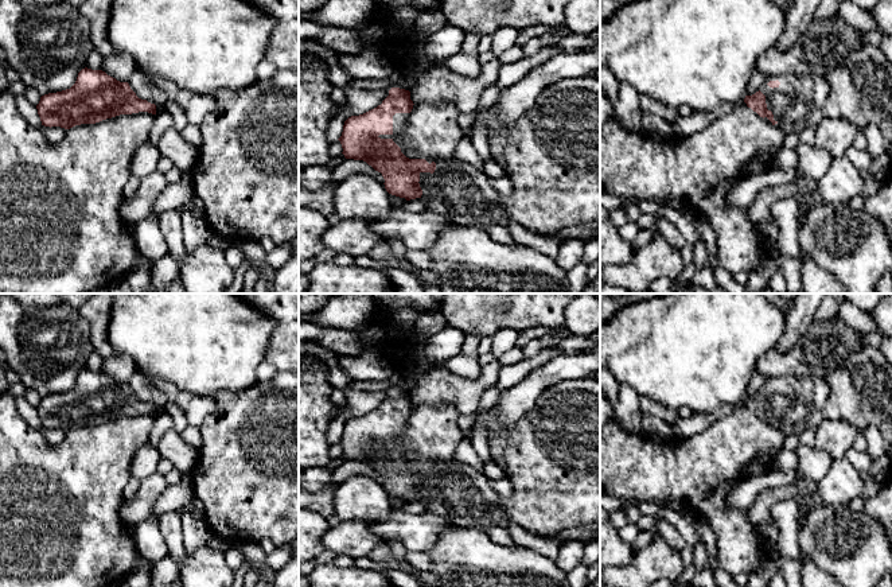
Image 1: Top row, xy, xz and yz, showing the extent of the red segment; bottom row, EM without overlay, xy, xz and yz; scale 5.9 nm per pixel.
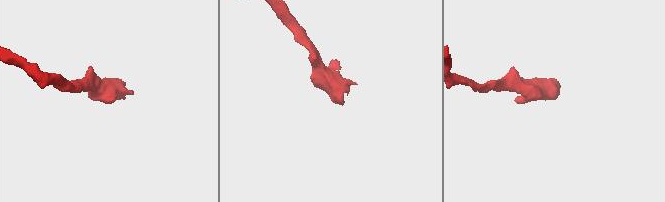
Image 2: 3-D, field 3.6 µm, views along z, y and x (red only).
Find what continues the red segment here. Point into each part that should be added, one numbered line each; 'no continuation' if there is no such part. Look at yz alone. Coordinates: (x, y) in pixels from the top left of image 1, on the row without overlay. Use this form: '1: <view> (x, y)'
1: yz (798, 404)

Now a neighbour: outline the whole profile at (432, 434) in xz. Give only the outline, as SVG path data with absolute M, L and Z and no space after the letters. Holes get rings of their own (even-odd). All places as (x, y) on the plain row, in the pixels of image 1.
M417 404L402 434L393 440L409 460L441 462L452 459L463 434L457 411L451 407Z

